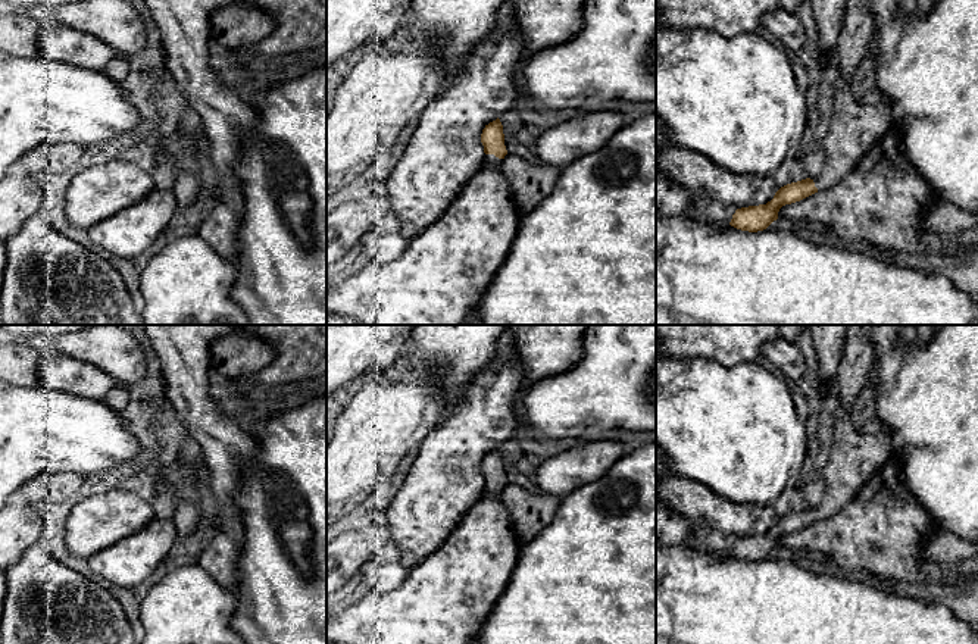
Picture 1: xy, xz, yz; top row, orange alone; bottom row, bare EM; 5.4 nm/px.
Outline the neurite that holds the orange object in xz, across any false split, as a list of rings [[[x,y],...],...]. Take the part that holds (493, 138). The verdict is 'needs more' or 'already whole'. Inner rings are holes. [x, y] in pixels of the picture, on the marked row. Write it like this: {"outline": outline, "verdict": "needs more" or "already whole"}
{"outline": [[[499,118],[485,125],[481,134],[481,143],[485,153],[484,162],[502,171],[502,162],[507,154],[507,150],[504,146],[503,125]]], "verdict": "needs more"}

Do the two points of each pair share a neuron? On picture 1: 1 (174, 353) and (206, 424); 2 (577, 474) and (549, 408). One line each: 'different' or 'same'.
1: same
2: different

